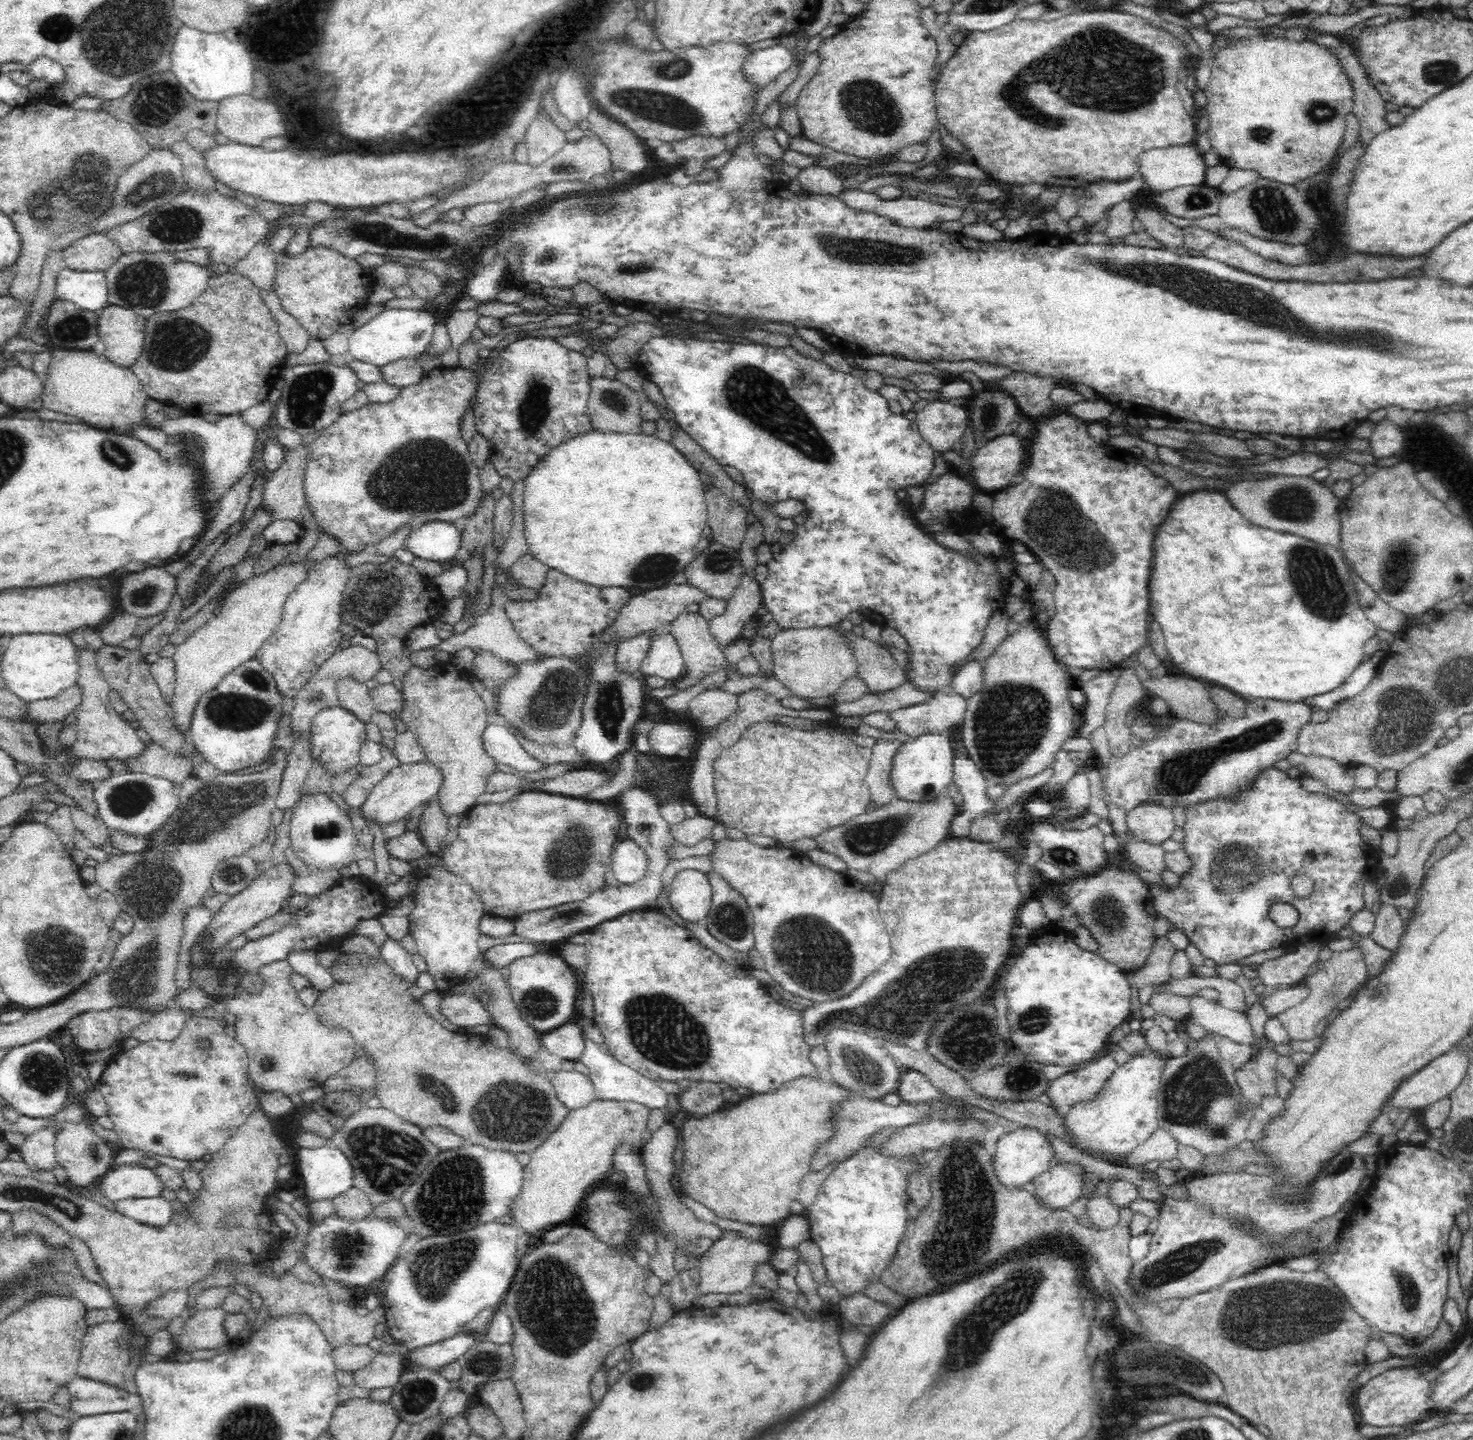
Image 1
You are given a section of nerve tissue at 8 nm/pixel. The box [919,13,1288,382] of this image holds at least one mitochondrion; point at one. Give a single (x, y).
(1110, 60)

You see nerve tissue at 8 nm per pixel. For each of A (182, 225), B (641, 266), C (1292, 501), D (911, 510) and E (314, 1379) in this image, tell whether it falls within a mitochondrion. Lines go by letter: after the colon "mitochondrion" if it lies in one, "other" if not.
A: mitochondrion
B: mitochondrion
C: mitochondrion
D: other
E: other

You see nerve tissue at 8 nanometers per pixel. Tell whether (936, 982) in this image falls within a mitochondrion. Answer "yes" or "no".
yes

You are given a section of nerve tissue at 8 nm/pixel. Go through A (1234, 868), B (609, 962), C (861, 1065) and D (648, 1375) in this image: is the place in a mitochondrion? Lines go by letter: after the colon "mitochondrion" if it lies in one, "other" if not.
A: mitochondrion
B: other
C: mitochondrion
D: mitochondrion

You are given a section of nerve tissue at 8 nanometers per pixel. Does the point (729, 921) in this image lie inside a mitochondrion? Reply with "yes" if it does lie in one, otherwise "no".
yes

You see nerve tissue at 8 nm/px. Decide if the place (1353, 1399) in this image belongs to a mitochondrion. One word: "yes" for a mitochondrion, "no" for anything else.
no

